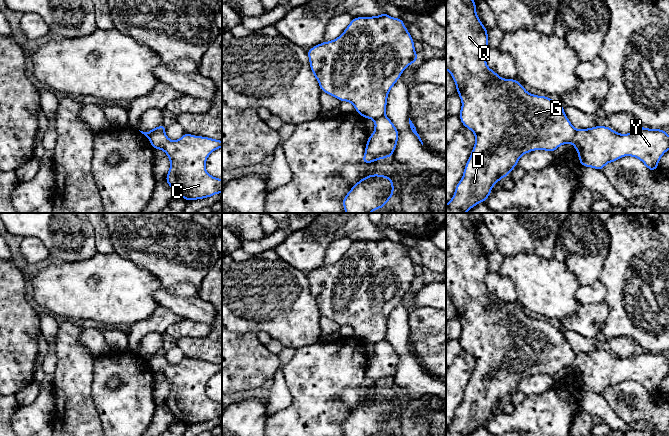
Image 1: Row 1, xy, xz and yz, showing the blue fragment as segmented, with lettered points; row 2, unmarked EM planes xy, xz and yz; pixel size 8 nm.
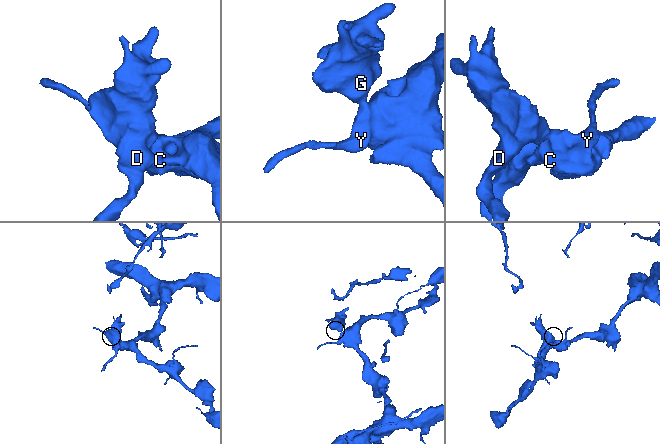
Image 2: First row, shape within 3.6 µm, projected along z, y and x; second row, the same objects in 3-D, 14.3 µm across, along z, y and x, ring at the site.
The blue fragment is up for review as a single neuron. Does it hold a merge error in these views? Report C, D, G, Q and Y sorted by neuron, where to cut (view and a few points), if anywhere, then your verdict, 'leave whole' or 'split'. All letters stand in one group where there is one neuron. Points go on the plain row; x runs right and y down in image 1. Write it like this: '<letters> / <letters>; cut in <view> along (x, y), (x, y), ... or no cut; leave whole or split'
C Y / D G Q; cut in yz along (576, 353), (571, 366); split

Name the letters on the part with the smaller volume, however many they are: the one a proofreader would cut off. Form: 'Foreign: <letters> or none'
Foreign: D, G, Q

